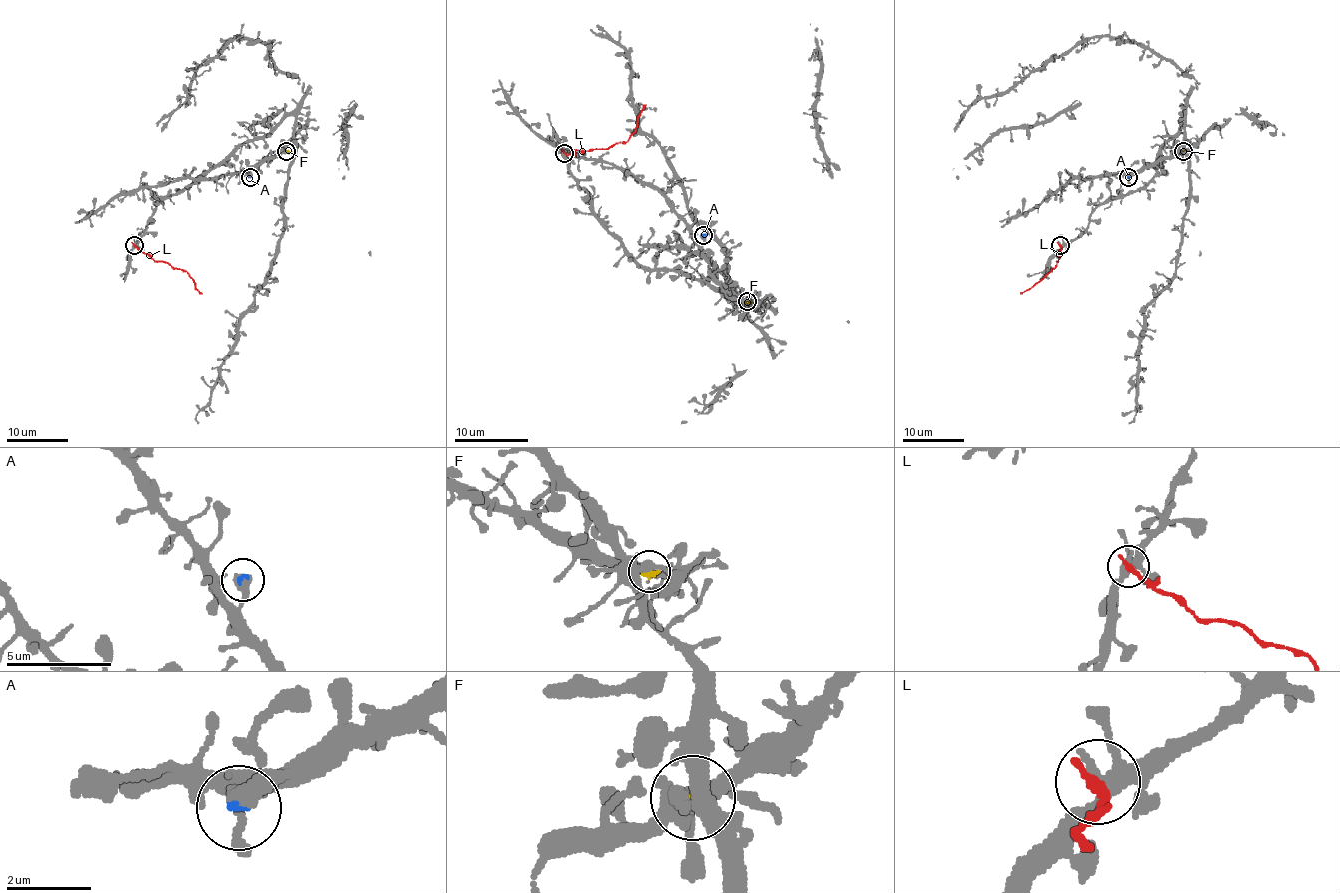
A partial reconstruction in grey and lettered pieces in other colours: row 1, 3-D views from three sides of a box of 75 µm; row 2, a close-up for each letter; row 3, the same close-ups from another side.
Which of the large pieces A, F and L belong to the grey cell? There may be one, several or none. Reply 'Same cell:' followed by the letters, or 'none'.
Same cell: A

